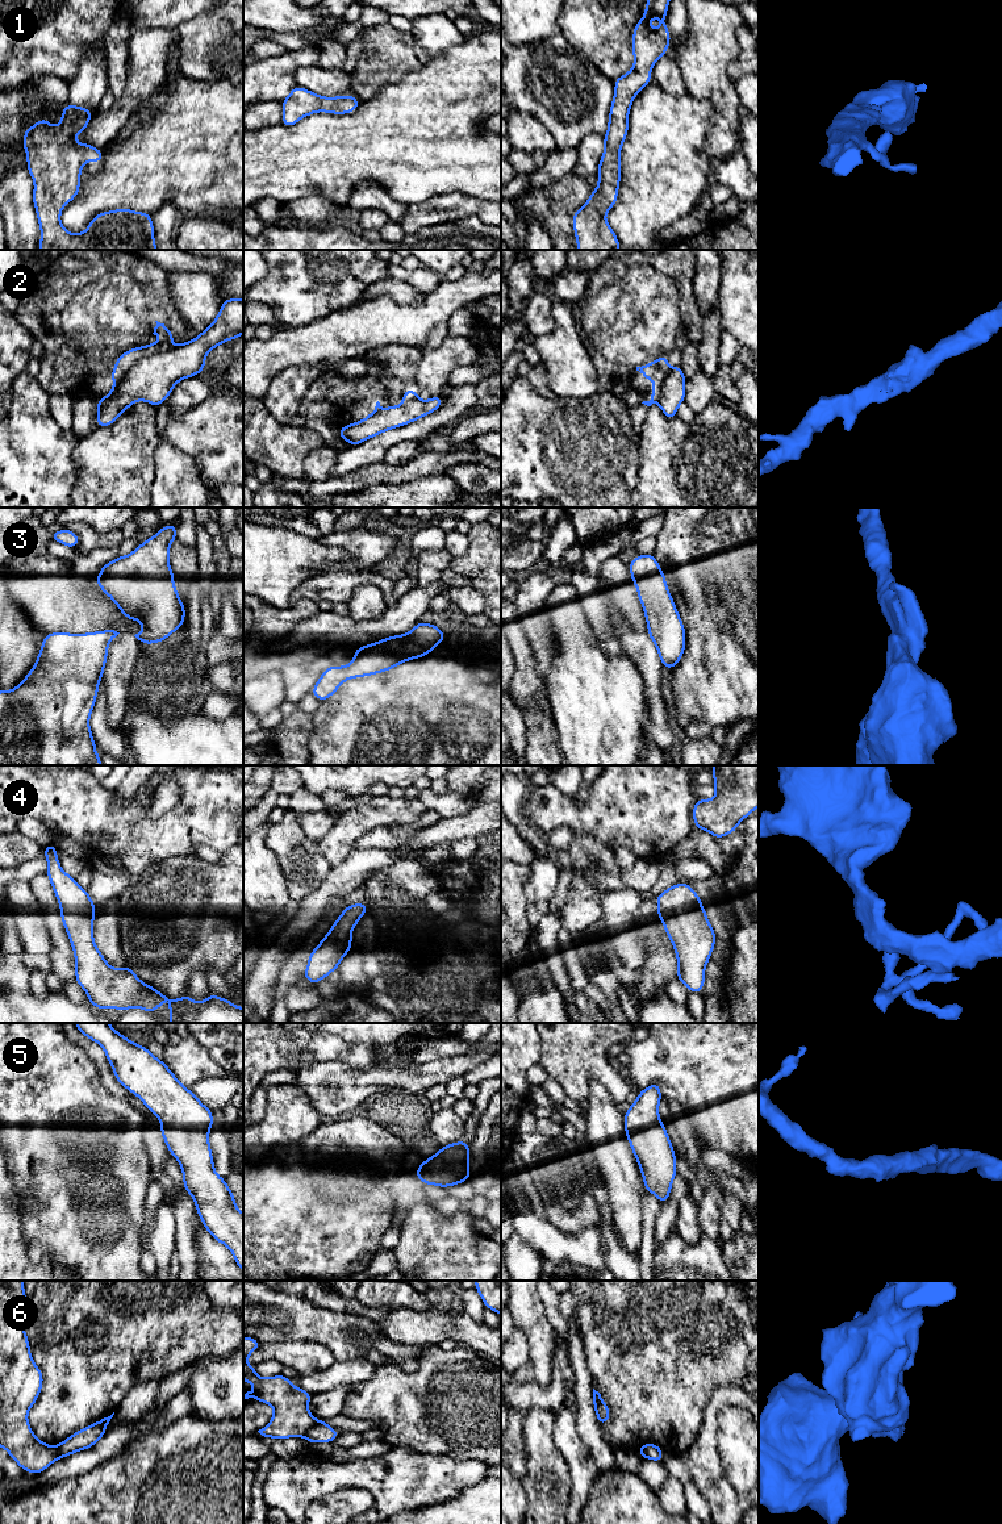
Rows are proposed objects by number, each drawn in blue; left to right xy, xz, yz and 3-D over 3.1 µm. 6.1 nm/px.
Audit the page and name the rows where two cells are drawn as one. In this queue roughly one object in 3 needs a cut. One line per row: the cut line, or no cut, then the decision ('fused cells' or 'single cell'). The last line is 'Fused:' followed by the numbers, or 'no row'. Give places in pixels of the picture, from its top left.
1: no cut | single cell
2: xy (171, 349), (142, 357), (109, 395) | fused cells
3: no cut | single cell
4: no cut | single cell
5: no cut | single cell
6: xz (318, 1422), (304, 1436) | fused cells
Fused: 2, 6

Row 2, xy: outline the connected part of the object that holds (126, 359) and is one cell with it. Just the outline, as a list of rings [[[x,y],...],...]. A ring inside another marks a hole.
[[[158,321],[156,326],[154,327],[154,335],[158,333],[160,334],[160,339],[156,341],[155,343],[150,343],[146,346],[141,347],[133,347],[131,350],[124,351],[116,360],[116,366],[110,372],[110,379],[116,383],[112,389],[109,391],[109,394],[113,394],[120,383],[124,380],[126,372],[142,358],[158,354],[158,352],[164,352],[171,350],[171,342],[176,339],[170,331],[170,327],[164,323],[160,323]]]

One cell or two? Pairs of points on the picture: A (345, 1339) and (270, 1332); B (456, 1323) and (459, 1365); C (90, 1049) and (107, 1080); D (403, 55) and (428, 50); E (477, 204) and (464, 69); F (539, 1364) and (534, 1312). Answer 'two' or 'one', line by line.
A: one
B: two
C: one
D: two
E: two
F: one

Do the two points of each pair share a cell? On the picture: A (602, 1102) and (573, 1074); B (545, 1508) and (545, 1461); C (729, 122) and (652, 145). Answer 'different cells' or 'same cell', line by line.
A: different cells
B: same cell
C: different cells

